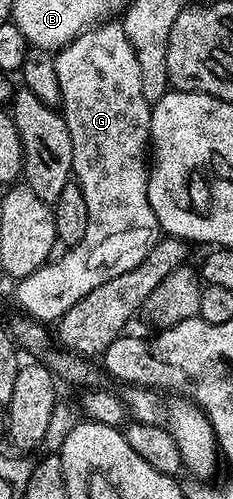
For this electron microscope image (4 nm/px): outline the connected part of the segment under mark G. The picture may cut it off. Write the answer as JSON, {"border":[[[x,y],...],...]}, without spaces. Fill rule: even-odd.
{"border":[[[116,20],[103,21],[86,28],[71,44],[55,55],[58,84],[60,85],[60,106],[70,128],[72,145],[72,172],[86,200],[90,212],[90,224],[86,224],[86,236],[77,246],[68,248],[58,264],[39,266],[33,274],[19,279],[16,286],[16,302],[25,310],[29,319],[37,323],[55,324],[61,316],[86,292],[94,292],[98,284],[130,272],[150,252],[150,248],[161,237],[162,231],[150,208],[148,195],[148,172],[150,169],[150,120],[152,107],[142,96],[142,78],[138,76],[138,56],[126,36],[123,25]]]}

